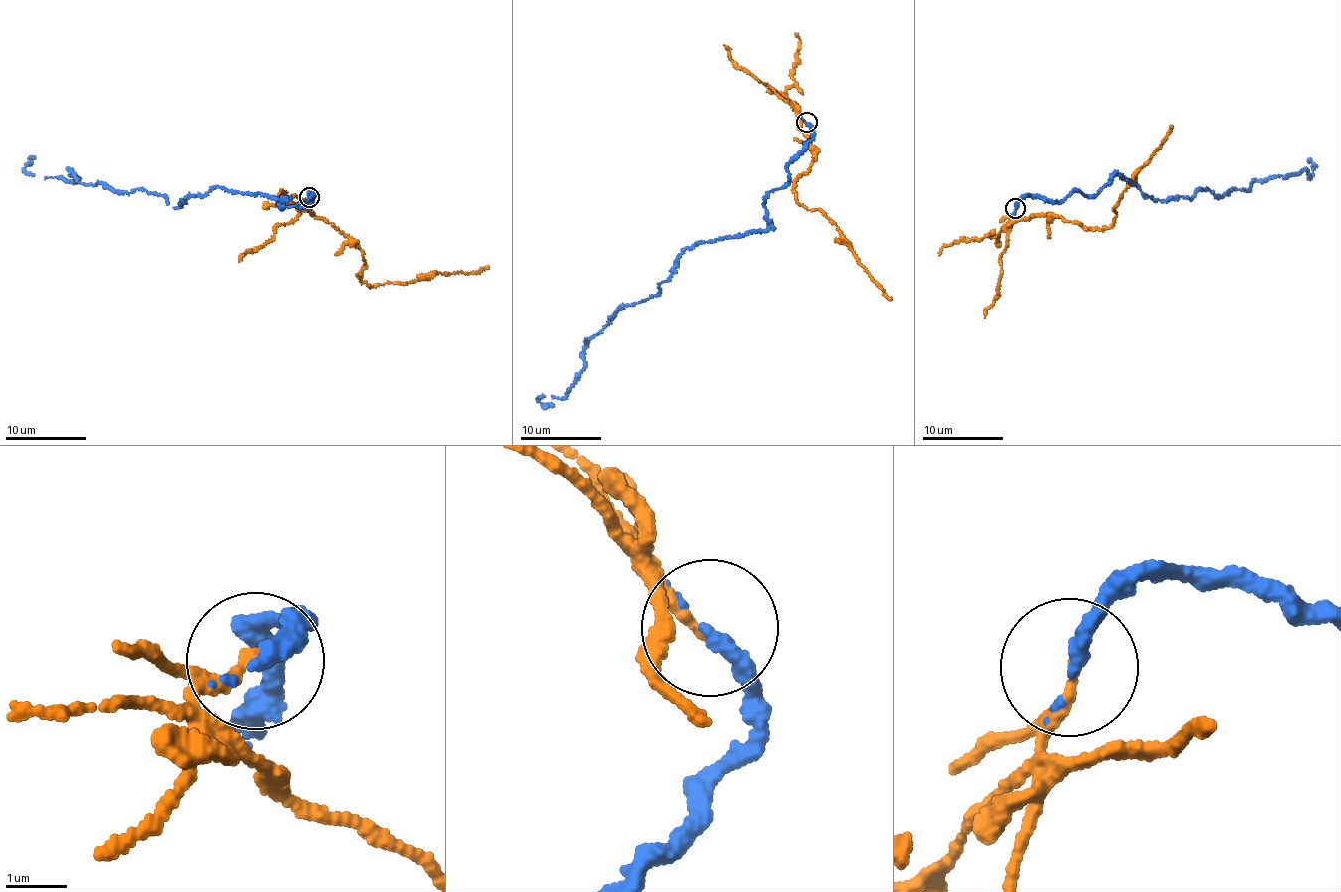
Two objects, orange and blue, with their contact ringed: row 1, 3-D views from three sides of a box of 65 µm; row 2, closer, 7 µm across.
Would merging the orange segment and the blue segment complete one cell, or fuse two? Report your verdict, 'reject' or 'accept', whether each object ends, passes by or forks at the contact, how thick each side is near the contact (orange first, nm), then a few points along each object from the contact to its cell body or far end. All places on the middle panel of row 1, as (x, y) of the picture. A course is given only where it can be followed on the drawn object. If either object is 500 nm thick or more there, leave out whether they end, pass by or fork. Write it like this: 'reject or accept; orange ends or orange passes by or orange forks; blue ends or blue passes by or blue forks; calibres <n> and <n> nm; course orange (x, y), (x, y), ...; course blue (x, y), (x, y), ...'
reject; orange ends; blue ends; calibres 200 and 300 nm; course orange (808, 123), (798, 113), (815, 153), (810, 171), (795, 182), (795, 200), (836, 226), (857, 263), (891, 300); course blue (807, 122), (766, 230), (685, 248), (656, 294), (587, 338), (566, 392), (538, 399), (554, 404)

